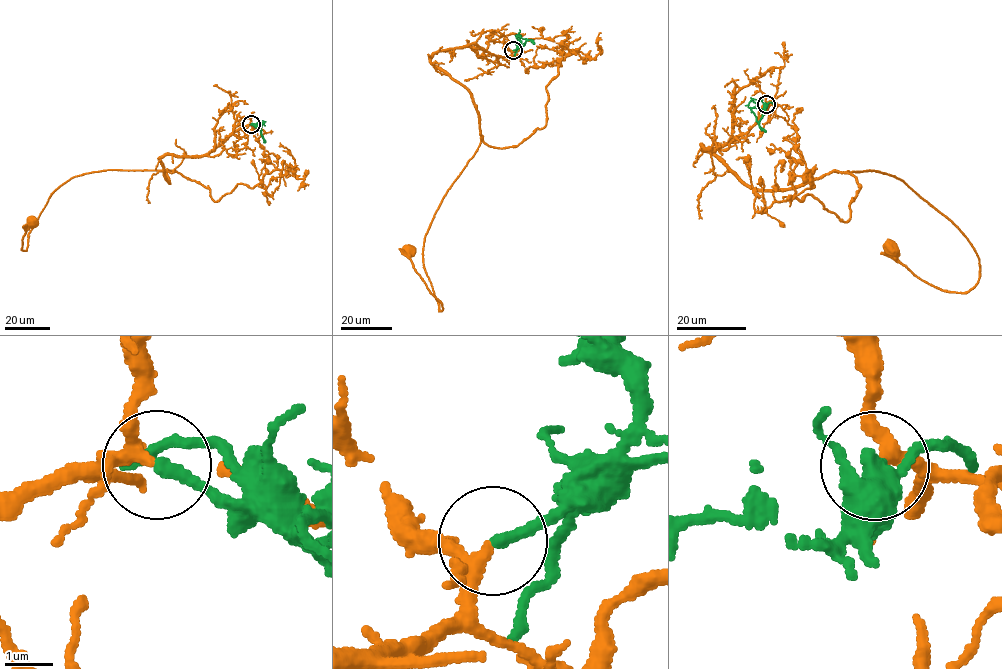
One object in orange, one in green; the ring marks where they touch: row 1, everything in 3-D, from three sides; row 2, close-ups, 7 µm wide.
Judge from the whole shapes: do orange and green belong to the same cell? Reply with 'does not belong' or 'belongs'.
belongs

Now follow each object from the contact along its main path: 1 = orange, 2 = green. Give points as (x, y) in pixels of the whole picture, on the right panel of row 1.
1: (766, 104), (747, 131), (701, 146), (759, 189), (893, 175), (969, 242), (979, 279), (945, 291), (891, 247)
2: (766, 104), (759, 123), (766, 132)

